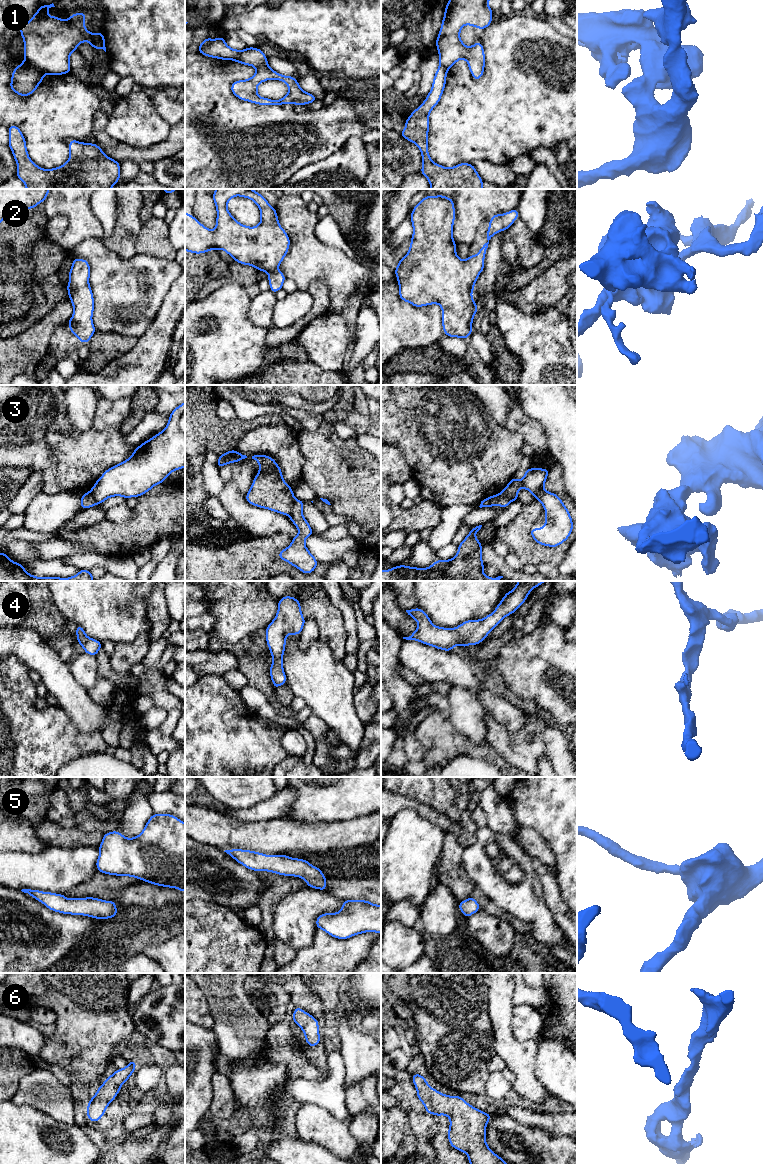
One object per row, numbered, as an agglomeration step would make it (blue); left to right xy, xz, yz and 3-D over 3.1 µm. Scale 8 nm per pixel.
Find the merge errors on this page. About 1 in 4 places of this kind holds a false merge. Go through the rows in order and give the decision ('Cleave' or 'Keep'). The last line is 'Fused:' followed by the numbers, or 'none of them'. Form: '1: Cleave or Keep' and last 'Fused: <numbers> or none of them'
1: Cleave
2: Keep
3: Cleave
4: Keep
5: Keep
6: Keep
Fused: 1, 3

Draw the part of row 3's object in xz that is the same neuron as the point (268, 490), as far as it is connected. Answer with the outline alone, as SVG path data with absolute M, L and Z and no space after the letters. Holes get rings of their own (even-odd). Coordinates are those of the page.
M254 455L252 459L259 463L259 472L245 496L246 501L256 507L290 516L296 499L290 485L283 480L281 468L268 455Z

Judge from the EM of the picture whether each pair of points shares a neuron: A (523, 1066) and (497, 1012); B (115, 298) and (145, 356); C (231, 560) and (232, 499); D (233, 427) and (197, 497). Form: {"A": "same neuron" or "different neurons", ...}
{"A": "same neuron", "B": "different neurons", "C": "different neurons", "D": "same neuron"}

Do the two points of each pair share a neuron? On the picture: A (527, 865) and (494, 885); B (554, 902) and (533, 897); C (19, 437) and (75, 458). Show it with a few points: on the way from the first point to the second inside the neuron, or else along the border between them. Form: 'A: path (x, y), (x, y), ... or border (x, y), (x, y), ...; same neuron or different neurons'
A: path (527, 877), (518, 888), (506, 888); same neuron
B: border (538, 877), (541, 883), (544, 902), (555, 921); different neurons
C: path (33, 437), (40, 437), (61, 454); same neuron

